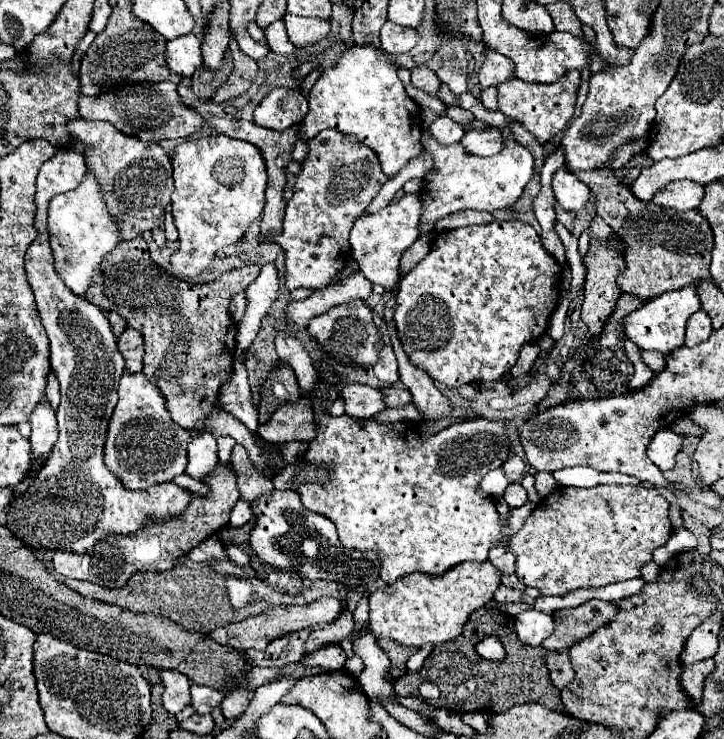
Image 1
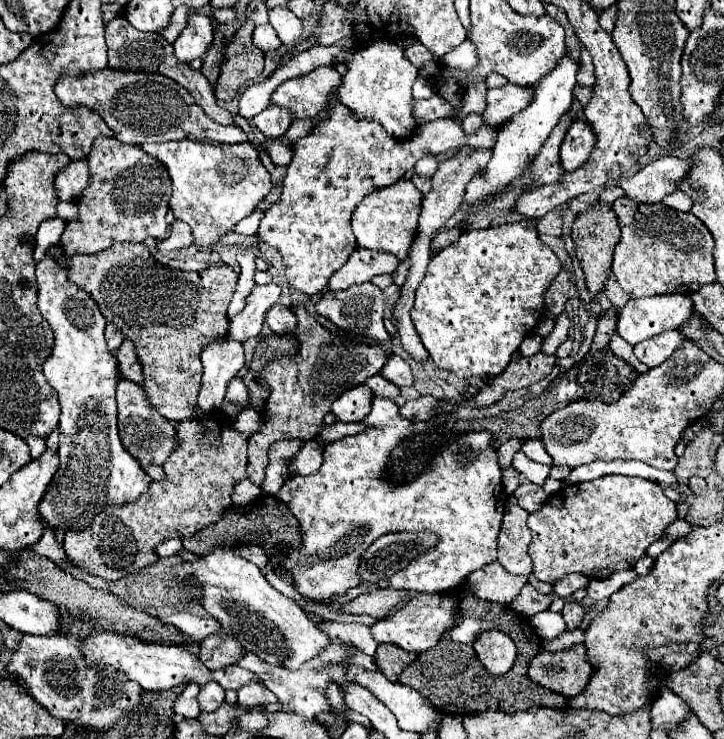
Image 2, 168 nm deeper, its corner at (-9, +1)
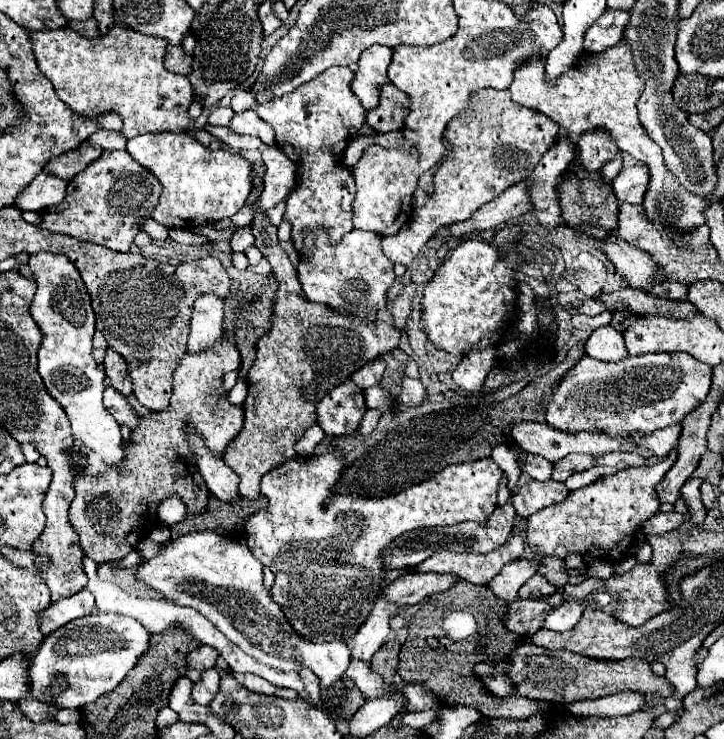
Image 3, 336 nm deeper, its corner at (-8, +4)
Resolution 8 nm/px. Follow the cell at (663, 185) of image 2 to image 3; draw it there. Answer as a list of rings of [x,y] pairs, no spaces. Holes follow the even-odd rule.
[[[634,165],[634,167],[624,167],[612,181],[612,187],[620,201],[638,205],[644,199],[648,183],[650,183],[648,169],[644,165]]]

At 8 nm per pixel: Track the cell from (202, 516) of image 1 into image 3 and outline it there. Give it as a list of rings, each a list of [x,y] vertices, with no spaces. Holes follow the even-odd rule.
[[[226,333],[216,343],[216,347],[210,347],[202,353],[188,353],[186,351],[186,355],[182,357],[182,363],[174,371],[174,391],[170,397],[170,407],[166,411],[152,411],[152,413],[140,417],[138,427],[134,427],[130,431],[130,439],[124,441],[124,463],[122,463],[122,467],[106,471],[106,475],[90,475],[86,471],[86,463],[82,463],[82,467],[78,467],[78,475],[74,477],[76,497],[74,497],[72,507],[70,507],[70,521],[76,529],[76,533],[80,535],[80,545],[84,549],[84,553],[90,559],[94,559],[96,563],[118,561],[124,555],[128,555],[130,551],[134,551],[134,547],[146,535],[146,531],[152,531],[152,527],[156,527],[160,523],[156,509],[172,493],[178,493],[184,499],[184,503],[188,507],[188,515],[196,515],[200,511],[206,511],[206,501],[210,497],[210,491],[208,491],[204,479],[200,477],[200,473],[196,469],[194,455],[190,453],[190,447],[186,443],[184,423],[186,421],[192,423],[194,429],[204,437],[206,447],[210,447],[218,457],[222,457],[224,447],[238,435],[238,431],[244,425],[242,407],[232,405],[228,401],[228,393],[222,389],[224,375],[240,369],[240,363],[242,363],[240,349],[234,343],[230,343]]]

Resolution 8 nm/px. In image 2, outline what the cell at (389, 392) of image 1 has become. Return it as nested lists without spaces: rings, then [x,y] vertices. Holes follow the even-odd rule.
[[[379,374],[371,376],[365,384],[367,384],[367,386],[373,390],[373,394],[375,394],[375,396],[379,396],[379,398],[389,398],[389,400],[395,400],[395,398],[401,394],[399,386],[395,386],[393,382],[389,382],[389,380],[381,378]]]

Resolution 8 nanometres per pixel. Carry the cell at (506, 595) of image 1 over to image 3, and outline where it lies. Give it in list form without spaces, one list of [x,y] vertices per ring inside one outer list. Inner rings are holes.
[[[536,573],[534,577],[530,577],[530,579],[520,587],[518,595],[520,595],[522,599],[528,599],[528,597],[532,597],[532,599],[542,599],[542,597],[552,595],[554,591],[556,591],[556,587],[554,587],[550,581],[546,581],[544,575]]]

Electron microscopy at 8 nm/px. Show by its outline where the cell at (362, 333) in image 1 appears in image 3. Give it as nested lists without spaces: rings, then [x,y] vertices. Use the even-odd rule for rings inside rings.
[[[306,229],[302,231],[302,243],[306,255],[300,255],[296,269],[298,281],[310,301],[332,309],[346,309],[360,319],[376,319],[376,313],[386,309],[386,291],[396,275],[390,259],[382,251],[380,235],[352,229],[340,239],[340,243],[332,243],[326,231]]]

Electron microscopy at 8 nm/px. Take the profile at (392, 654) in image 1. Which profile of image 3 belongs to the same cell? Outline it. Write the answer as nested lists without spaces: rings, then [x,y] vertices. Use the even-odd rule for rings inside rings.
[[[396,639],[384,643],[370,659],[370,667],[374,673],[382,675],[386,683],[394,681],[396,669],[398,669],[398,653],[400,653],[400,643]]]

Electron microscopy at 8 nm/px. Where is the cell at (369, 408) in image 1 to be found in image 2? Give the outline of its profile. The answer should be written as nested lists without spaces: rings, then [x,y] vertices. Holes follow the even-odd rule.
[[[359,384],[345,394],[341,394],[335,402],[331,412],[337,416],[339,422],[359,422],[363,420],[373,406],[373,394],[367,384]]]

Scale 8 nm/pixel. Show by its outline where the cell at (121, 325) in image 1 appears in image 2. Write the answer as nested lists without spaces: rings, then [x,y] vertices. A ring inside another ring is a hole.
[[[109,324],[107,326],[105,338],[107,338],[107,344],[109,344],[109,350],[111,352],[115,352],[121,346],[121,342],[125,340],[125,336],[123,336],[123,332],[121,332],[121,328],[117,324]]]

